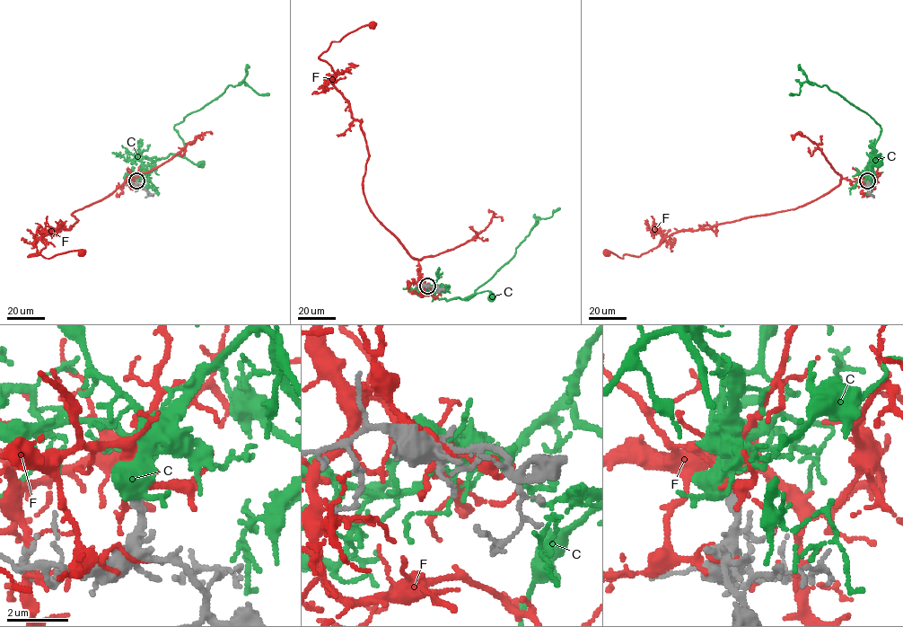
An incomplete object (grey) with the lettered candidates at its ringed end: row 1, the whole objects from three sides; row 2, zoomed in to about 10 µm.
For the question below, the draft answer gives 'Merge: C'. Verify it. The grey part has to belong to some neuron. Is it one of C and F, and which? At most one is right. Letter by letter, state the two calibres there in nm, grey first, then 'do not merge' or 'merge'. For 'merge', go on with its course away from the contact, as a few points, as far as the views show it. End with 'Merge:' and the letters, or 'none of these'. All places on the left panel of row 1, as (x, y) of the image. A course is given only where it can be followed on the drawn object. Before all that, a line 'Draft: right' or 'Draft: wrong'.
Draft: right
C: 320 nm thick on the grey side, 400 nm on the other; merge; it runs (136, 181), (144, 170), (144, 157), (160, 159), (174, 154), (202, 164)
F: 320 nm thick on the grey side, 190 nm on the other; do not merge
Merge: C

